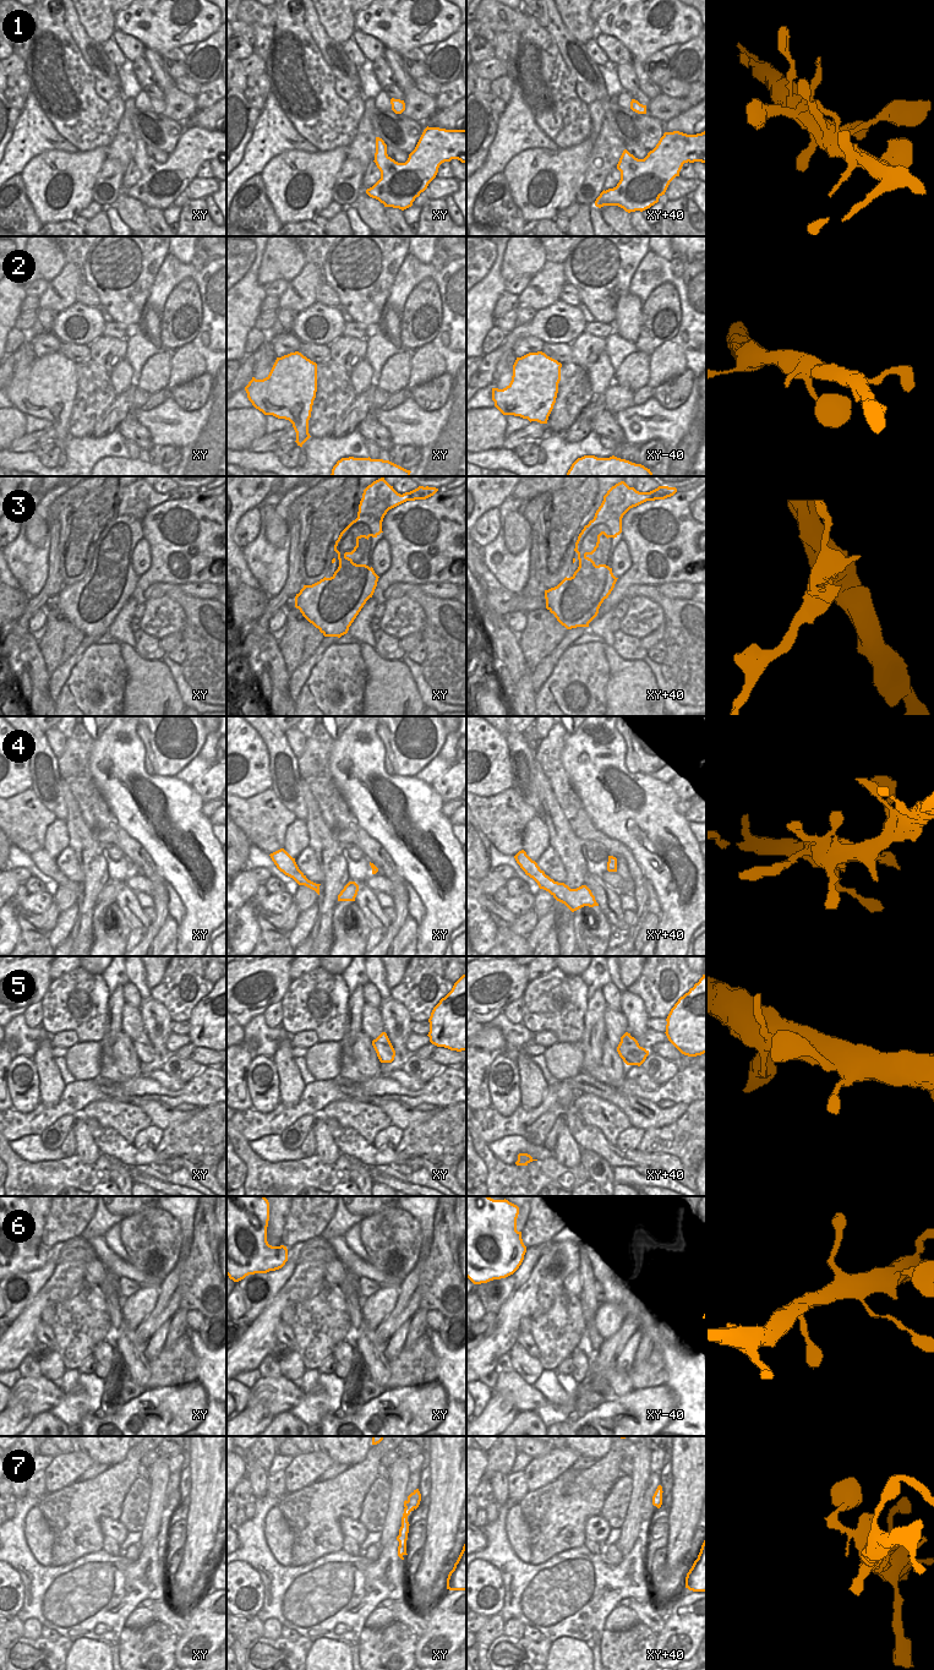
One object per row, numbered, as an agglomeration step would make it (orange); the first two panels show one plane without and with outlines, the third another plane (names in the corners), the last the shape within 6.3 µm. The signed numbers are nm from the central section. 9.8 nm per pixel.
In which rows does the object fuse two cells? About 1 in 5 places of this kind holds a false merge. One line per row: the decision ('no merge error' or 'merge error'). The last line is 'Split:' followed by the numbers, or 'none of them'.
1: no merge error
2: no merge error
3: no merge error
4: no merge error
5: no merge error
6: no merge error
7: no merge error
Split: none of them

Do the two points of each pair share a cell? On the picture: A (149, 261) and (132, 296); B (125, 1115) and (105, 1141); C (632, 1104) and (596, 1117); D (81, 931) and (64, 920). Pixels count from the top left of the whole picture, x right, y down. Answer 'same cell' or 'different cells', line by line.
A: same cell
B: different cells
C: different cells
D: different cells

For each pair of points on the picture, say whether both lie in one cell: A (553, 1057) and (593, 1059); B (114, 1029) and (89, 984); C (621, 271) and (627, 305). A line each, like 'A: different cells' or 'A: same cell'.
A: different cells
B: different cells
C: different cells

